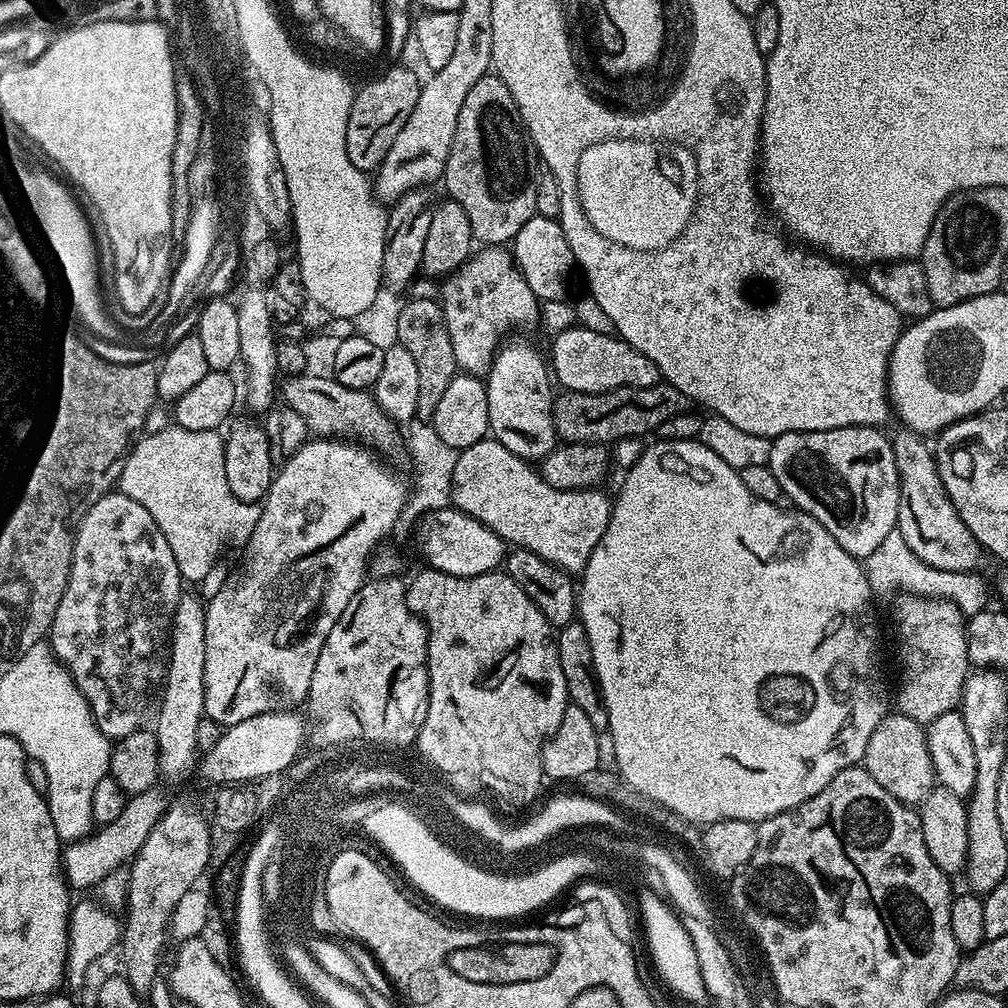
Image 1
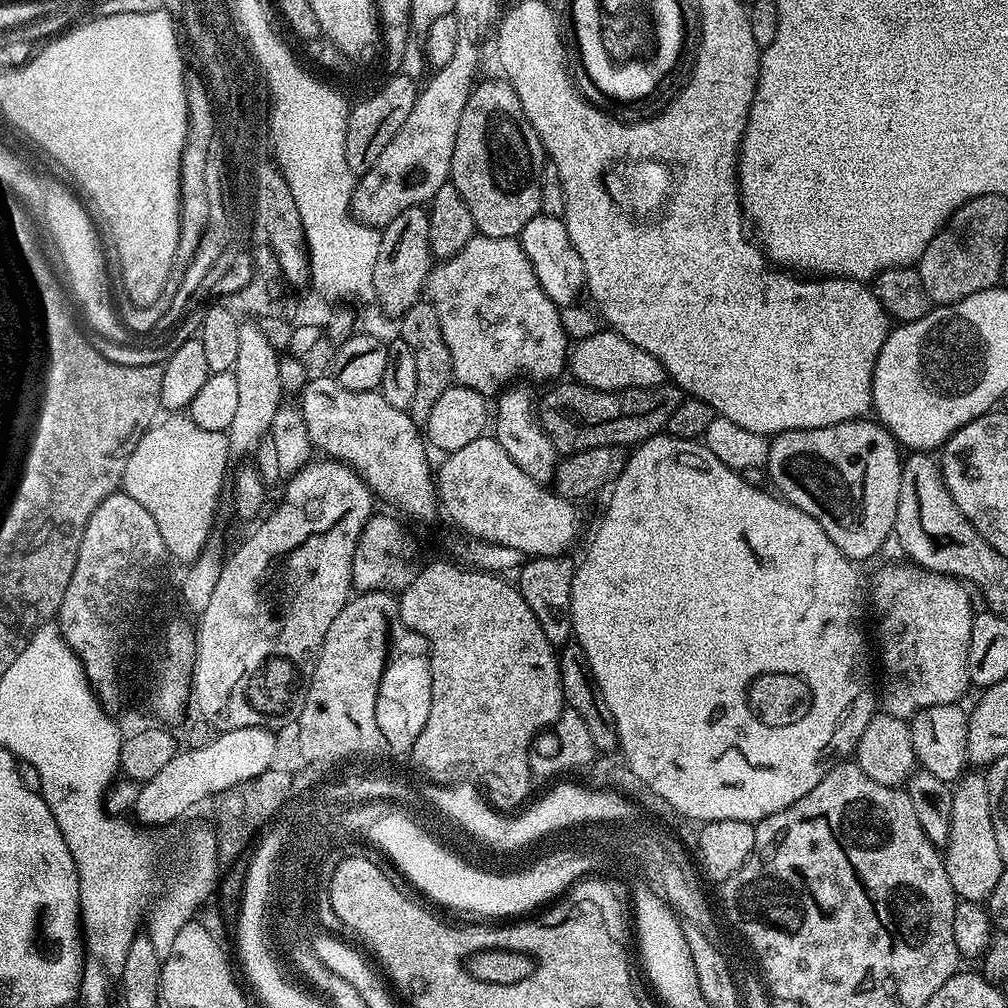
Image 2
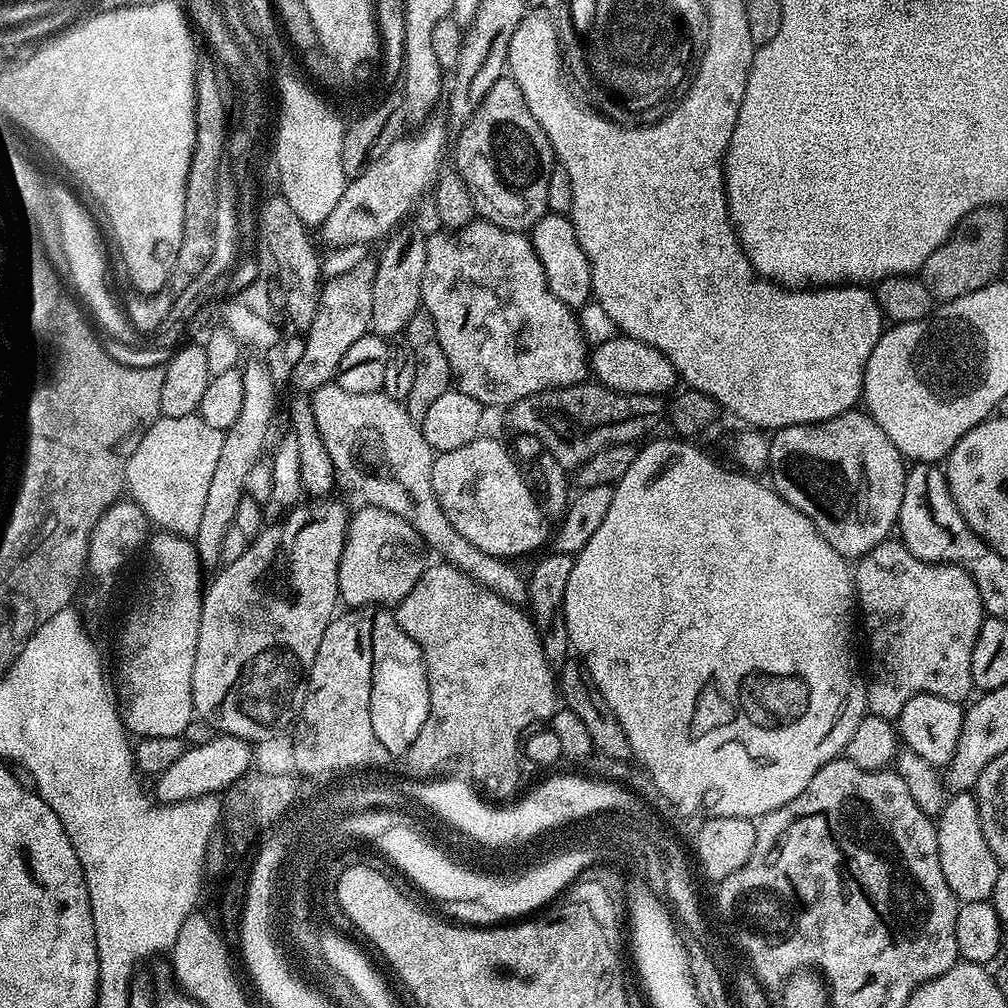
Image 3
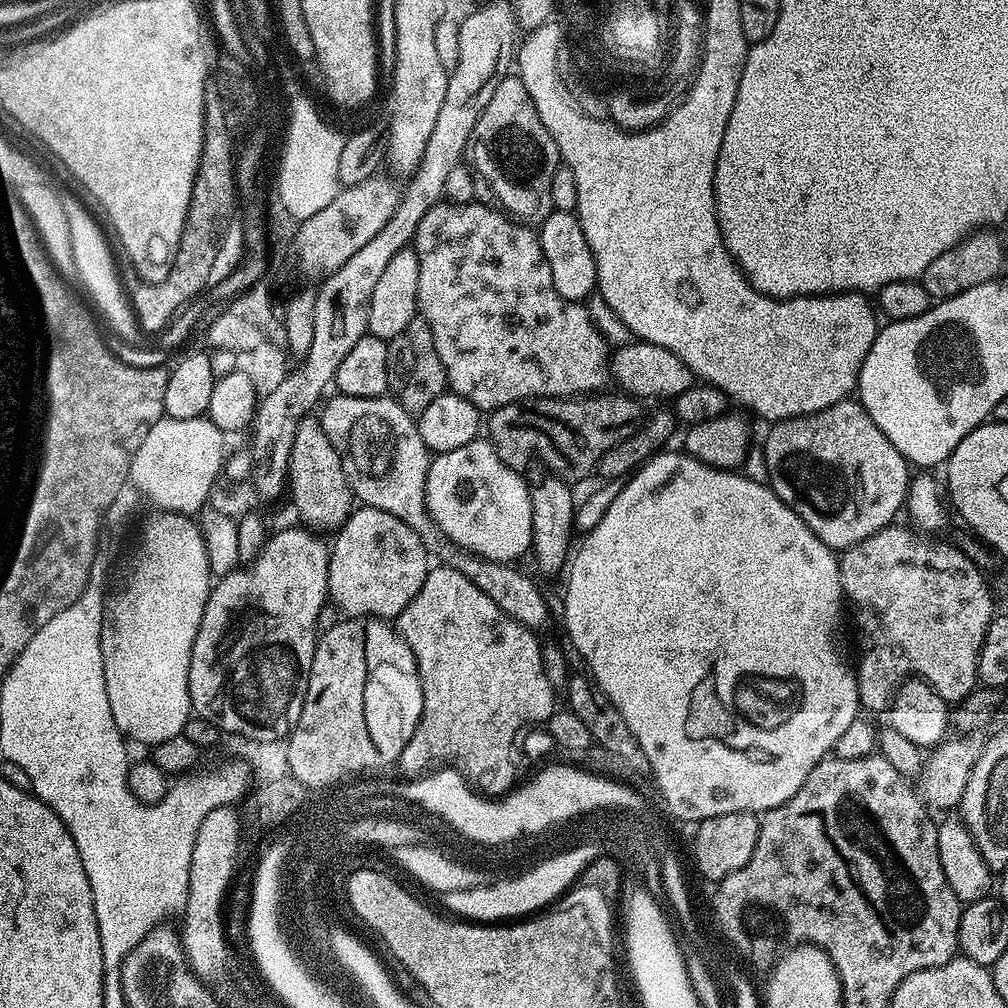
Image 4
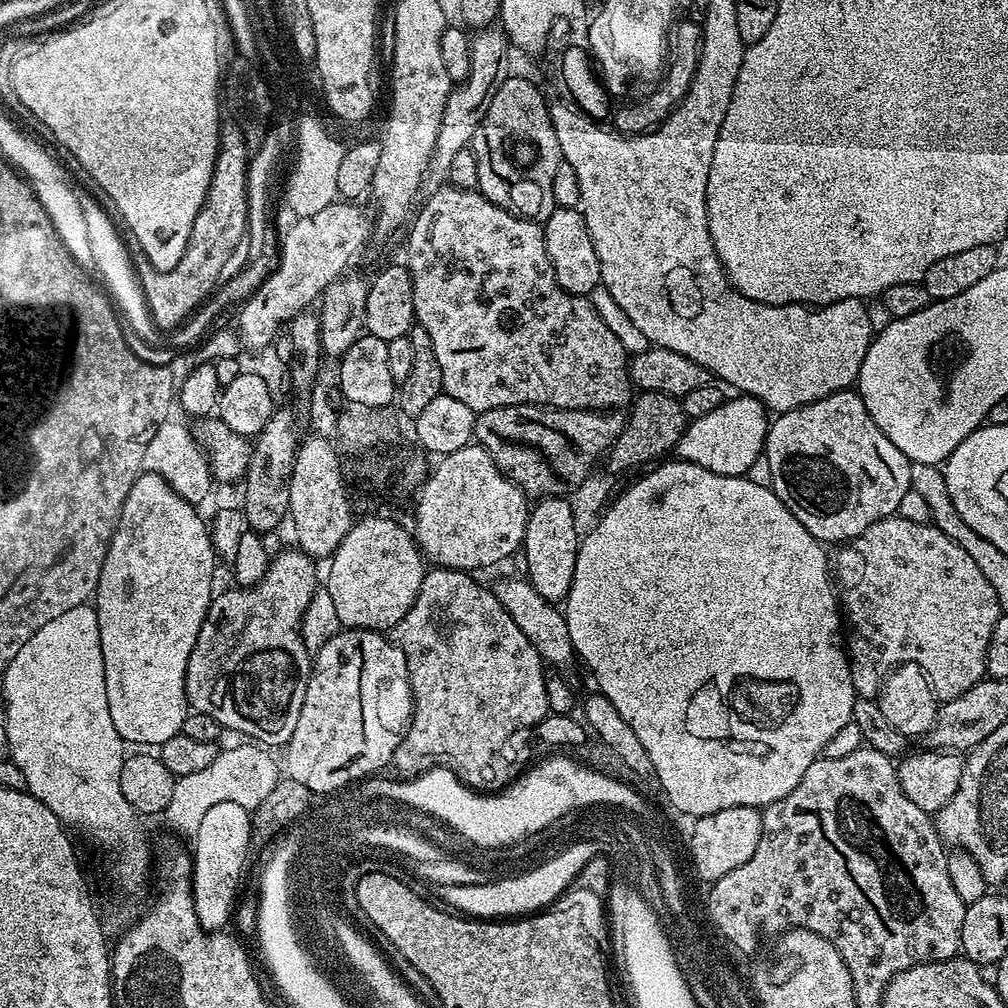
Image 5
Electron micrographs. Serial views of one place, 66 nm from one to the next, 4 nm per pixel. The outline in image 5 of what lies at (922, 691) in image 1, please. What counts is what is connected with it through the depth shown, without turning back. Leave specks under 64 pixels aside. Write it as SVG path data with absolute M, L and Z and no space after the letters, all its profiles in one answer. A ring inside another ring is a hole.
M897 514L871 524L864 533L851 541L850 548L852 548L852 553L849 554L840 576L844 579L845 584L844 592L842 588L842 612L846 617L846 655L852 669L852 685L857 690L864 690L868 683L872 683L873 686L879 685L885 673L895 668L897 664L919 666L928 675L932 690L936 694L937 701L940 702L958 698L958 694L966 694L966 690L970 690L970 686L985 679L990 634L994 634L994 626L1002 613L998 594L994 594L994 586L990 586L990 582L986 582L986 578L983 576L982 570L978 570L974 558L970 558L970 554L966 554L966 550L962 550L962 546L958 546L958 542L946 538L946 534L942 534L942 530L938 530L936 525L931 522L923 524L920 520L907 520L904 514Z

